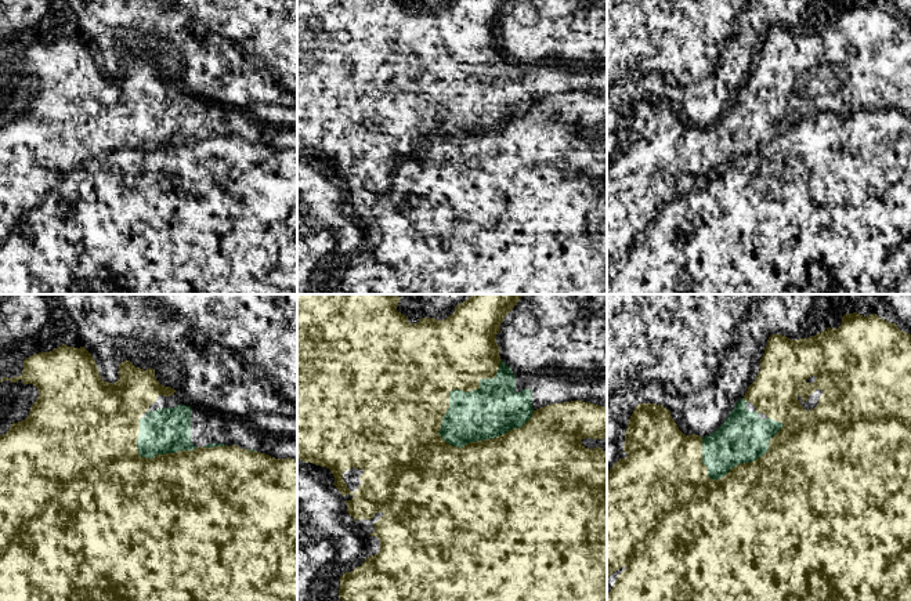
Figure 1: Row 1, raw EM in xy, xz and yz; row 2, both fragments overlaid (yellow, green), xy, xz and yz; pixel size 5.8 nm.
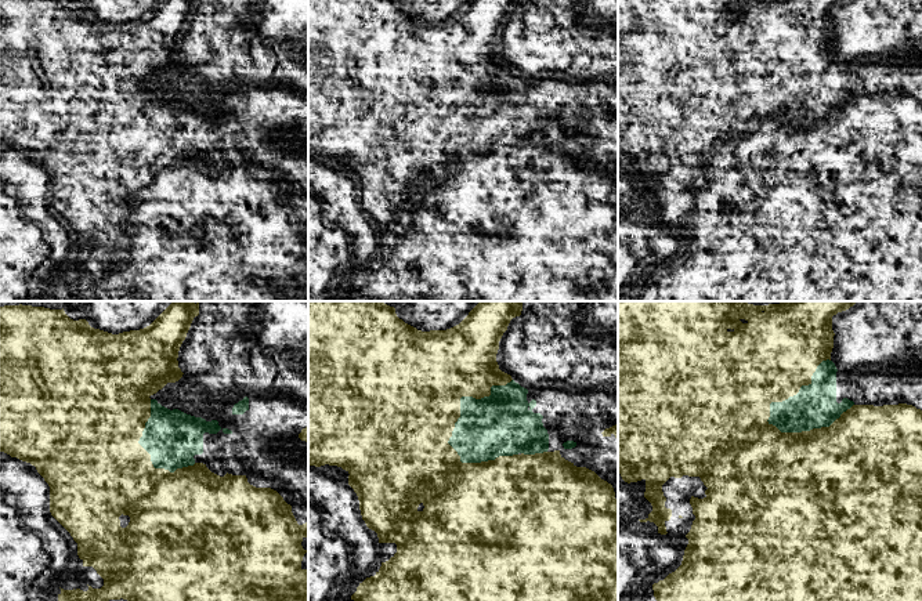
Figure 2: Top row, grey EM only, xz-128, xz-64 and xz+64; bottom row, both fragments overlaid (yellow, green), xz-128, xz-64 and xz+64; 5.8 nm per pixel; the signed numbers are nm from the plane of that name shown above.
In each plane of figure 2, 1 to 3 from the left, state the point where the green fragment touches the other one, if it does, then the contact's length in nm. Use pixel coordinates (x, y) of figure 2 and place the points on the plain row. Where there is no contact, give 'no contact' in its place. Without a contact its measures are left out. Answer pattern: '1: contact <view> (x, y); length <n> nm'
1: contact xz-128 (147, 142); length 460 nm
2: contact xz-64 (459, 93); length 550 nm
3: contact xz+64 (794, 84); length 500 nm

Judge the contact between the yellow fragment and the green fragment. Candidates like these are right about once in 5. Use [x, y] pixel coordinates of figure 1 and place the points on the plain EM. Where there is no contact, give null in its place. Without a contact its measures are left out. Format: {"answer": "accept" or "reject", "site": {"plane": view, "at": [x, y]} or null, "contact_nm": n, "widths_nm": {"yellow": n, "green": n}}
{"answer": "accept", "site": {"plane": "xz", "at": [456, 79]}, "contact_nm": 600, "widths_nm": {"yellow": 460, "green": 300}}

